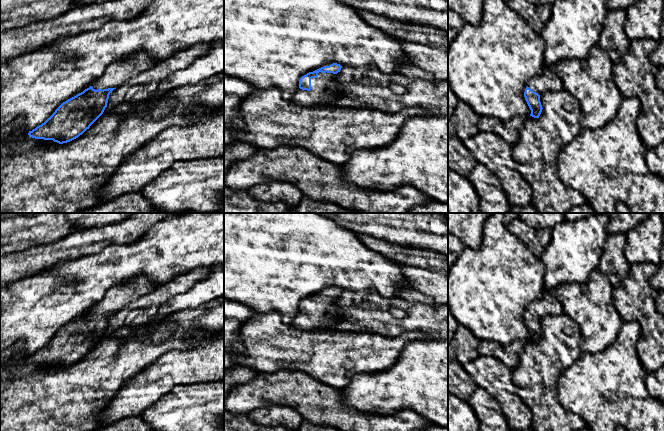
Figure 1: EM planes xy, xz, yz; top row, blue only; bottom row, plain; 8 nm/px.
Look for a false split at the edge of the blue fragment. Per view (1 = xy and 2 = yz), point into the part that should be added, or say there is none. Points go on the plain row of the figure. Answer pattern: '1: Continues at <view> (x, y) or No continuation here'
1: Continues at xy (118, 297)
2: Continues at yz (547, 305)

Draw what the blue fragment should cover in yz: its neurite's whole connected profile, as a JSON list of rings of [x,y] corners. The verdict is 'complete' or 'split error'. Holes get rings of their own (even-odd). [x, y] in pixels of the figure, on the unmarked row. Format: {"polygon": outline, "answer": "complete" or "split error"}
{"polygon": [[[545,288],[543,295],[539,299],[532,300],[526,310],[524,321],[531,334],[530,340],[534,342],[539,342],[542,336],[540,320],[543,317],[563,314],[560,302]]], "answer": "split error"}

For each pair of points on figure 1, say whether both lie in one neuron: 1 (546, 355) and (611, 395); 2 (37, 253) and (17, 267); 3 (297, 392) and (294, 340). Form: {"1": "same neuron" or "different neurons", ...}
{"1": "different neurons", "2": "same neuron", "3": "different neurons"}

